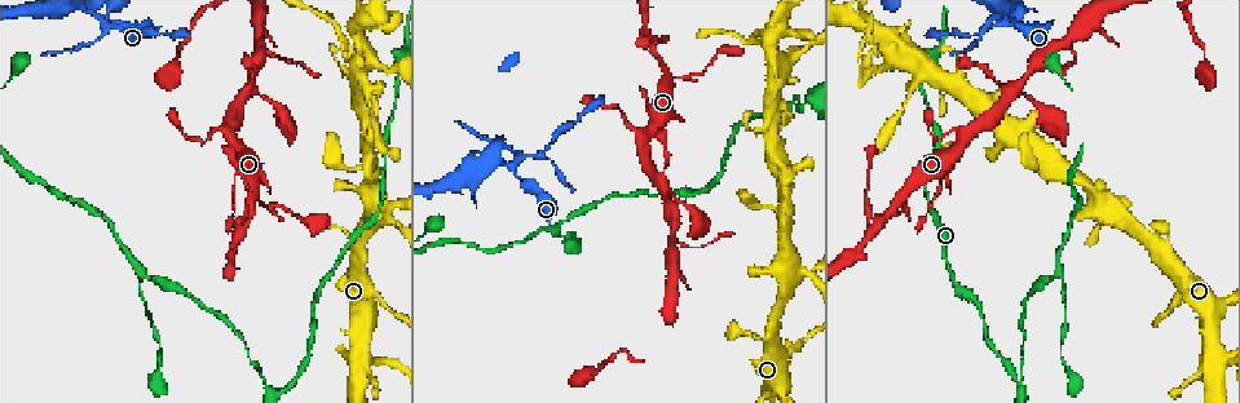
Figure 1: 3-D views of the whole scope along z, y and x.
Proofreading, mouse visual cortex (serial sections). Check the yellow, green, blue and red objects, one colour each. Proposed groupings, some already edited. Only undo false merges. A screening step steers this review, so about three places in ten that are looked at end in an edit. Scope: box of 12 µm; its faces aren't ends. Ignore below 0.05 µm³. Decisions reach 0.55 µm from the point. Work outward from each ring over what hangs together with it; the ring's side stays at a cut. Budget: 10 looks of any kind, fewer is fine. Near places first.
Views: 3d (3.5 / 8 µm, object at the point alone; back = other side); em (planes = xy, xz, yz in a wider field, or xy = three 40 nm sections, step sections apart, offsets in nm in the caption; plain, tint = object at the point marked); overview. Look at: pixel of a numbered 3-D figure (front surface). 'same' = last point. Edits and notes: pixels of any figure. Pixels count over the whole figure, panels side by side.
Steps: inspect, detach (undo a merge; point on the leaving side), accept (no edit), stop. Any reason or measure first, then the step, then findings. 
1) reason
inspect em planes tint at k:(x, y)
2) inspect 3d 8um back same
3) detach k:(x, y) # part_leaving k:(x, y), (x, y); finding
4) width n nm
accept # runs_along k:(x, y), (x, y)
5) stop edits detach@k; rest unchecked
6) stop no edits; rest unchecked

thin arm on a thick one
inspect 3d 3.5um at 1:(666, 77)

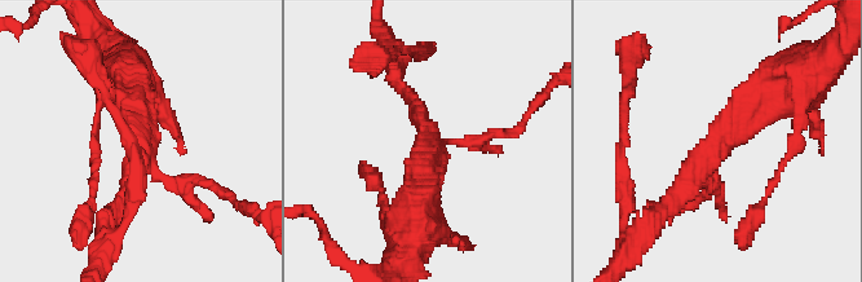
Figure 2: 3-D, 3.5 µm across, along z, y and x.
arms 3; arm_widths 150, 200, 400 nm; now the EM
inspect em xy step 5 tint at 2:(434, 138)

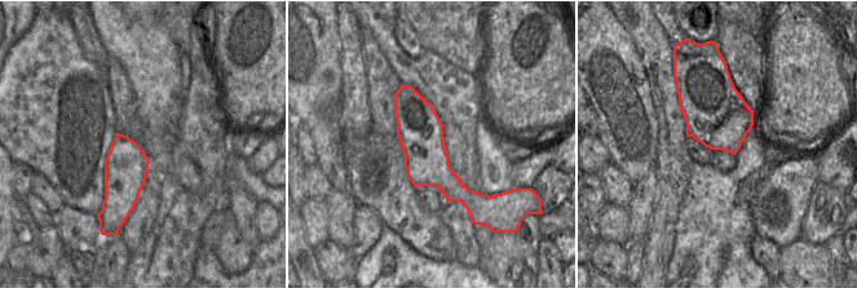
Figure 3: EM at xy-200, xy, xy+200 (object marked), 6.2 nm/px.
accept # runs_along 2:(776, 83), (752, 100), (661, 215); one cell here

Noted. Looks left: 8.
abrupt turn
inspect em xy step 3 tint at 1:(968, 138)

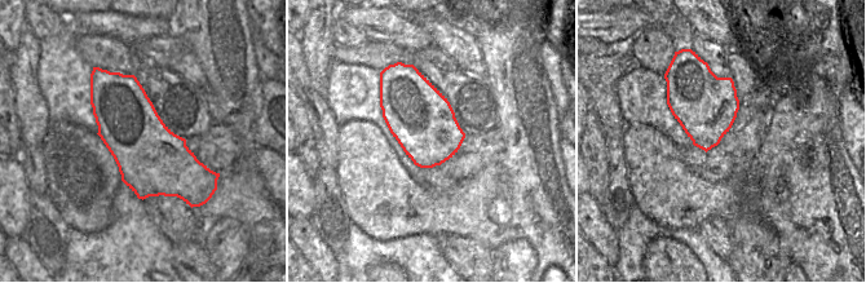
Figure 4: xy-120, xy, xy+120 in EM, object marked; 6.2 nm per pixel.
wider look
inspect 3d 3.5um same

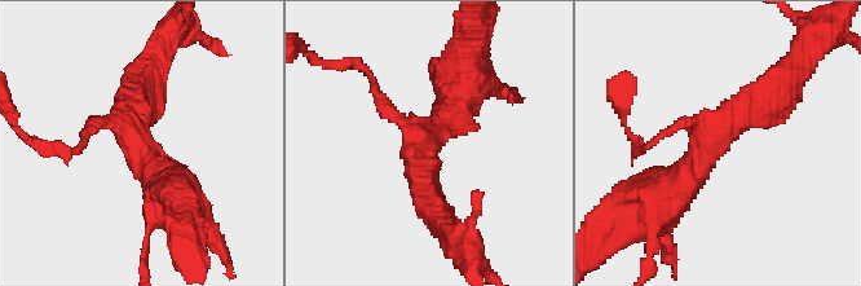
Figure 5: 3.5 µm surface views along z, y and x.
arm_widths 150, 350, 500 nm
accept # runs_along 5:(662, 196), (777, 88); continuous, no second cell

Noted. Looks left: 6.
three-way junction
inspect 3d 3.5um at 1:(357, 45)

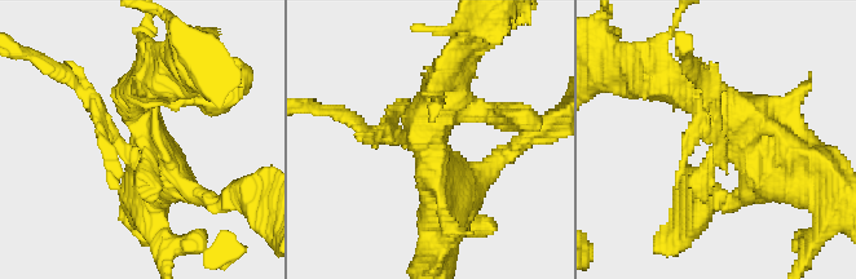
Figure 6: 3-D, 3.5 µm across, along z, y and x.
need the tissue
inspect em planes tint at 6:(716, 143)

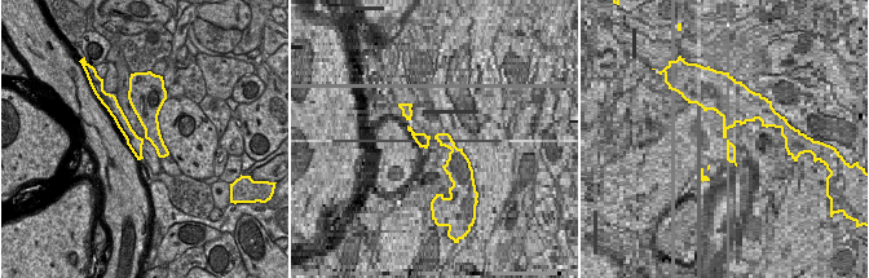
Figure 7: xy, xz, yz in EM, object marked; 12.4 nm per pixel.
inspect em xy step 5 tint same

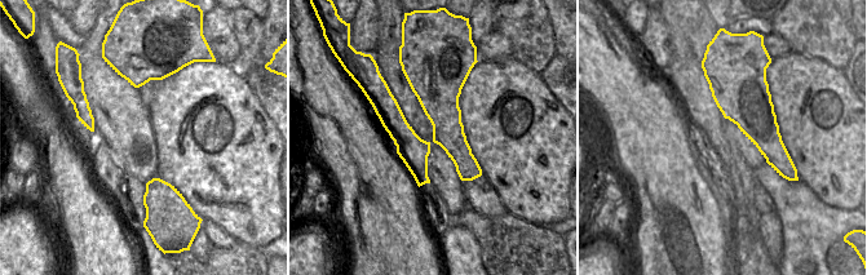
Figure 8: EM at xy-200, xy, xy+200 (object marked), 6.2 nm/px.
detach 6:(705, 123) # part_leaving 6:(131, 147), (88, 88), (52, 65); two cells meet here

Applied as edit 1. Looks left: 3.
sharp bend
inspect 3d 3.5um at 1:(1022, 371)

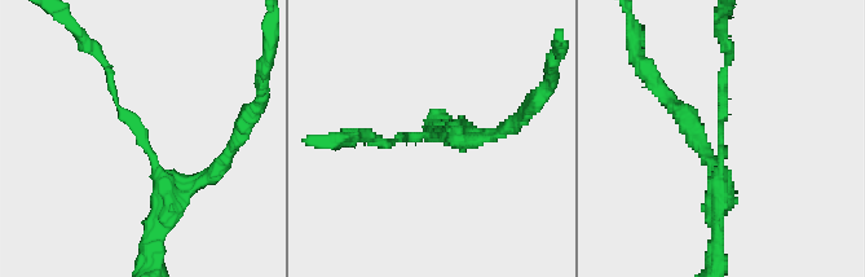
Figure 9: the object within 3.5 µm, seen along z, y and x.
arm_widths 100, 250 nm
inspect em xy step 5 tint at 9:(142, 131)

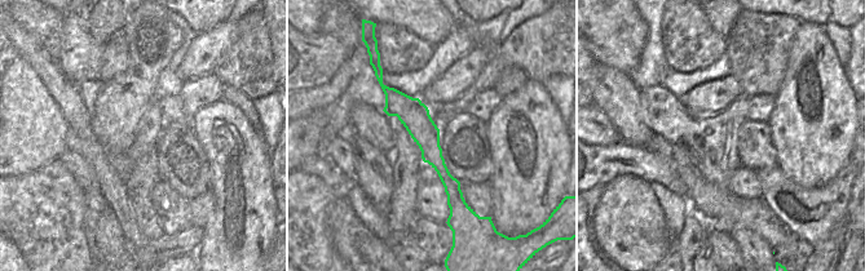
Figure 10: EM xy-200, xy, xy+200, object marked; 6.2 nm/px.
accept # continuous, no second cell

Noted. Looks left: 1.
stop edits detach@6; rest unchecked

